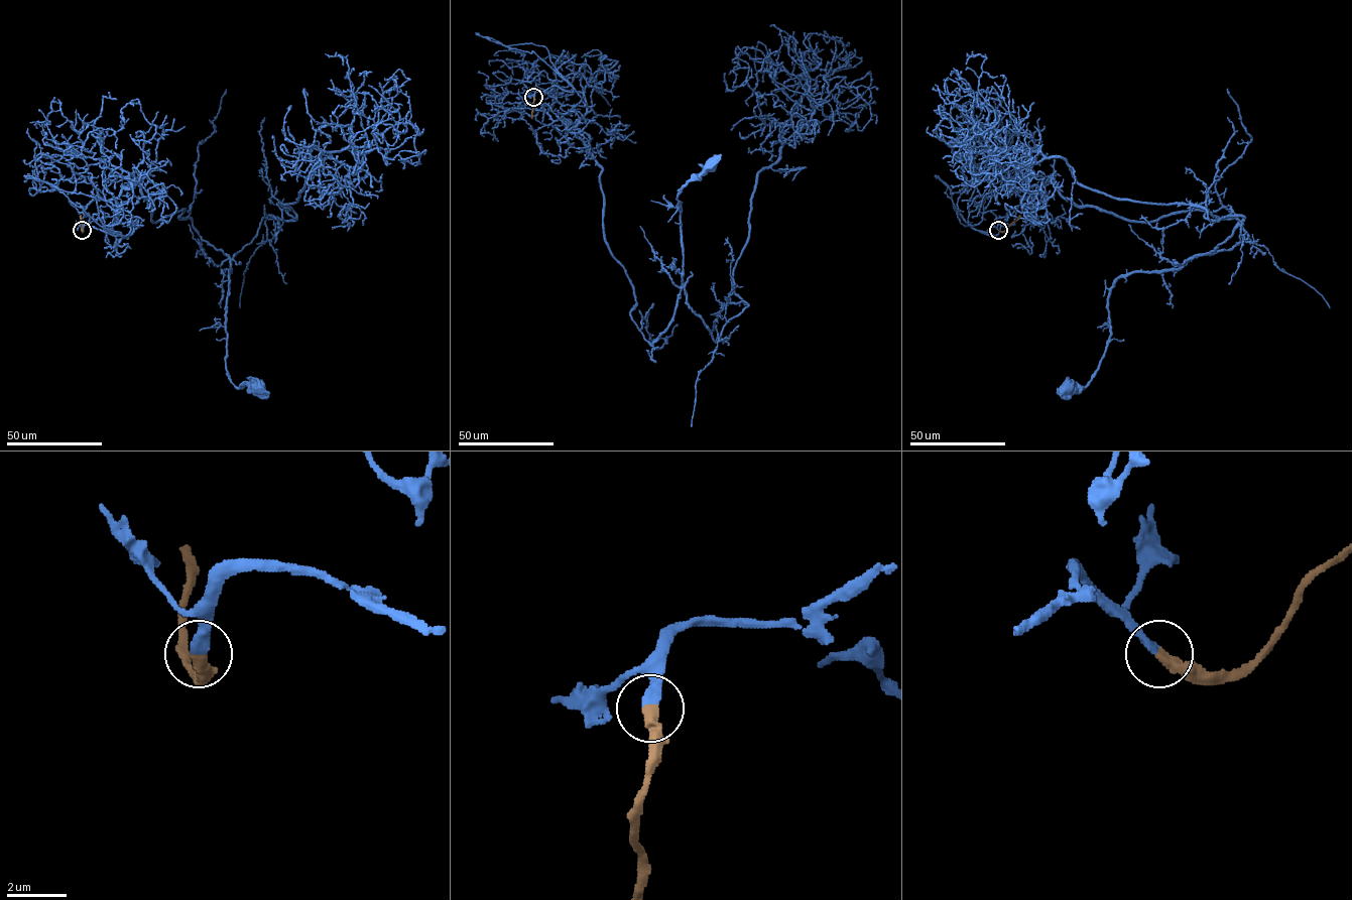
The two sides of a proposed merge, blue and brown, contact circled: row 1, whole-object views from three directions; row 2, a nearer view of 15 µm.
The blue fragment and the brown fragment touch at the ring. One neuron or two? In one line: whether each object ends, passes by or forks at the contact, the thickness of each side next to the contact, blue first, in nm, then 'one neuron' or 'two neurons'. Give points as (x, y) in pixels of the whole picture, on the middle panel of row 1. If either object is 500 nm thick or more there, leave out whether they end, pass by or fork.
blue ends | brown ends | 360/380 nm | one neuron

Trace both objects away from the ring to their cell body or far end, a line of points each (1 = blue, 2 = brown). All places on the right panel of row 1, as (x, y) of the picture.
1: (998, 230), (979, 231), (1052, 182), (1248, 236), (1121, 274), (1099, 369), (1068, 388)
2: (998, 230), (1004, 232), (1020, 215)

